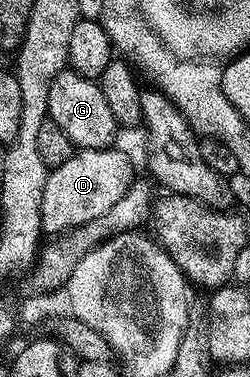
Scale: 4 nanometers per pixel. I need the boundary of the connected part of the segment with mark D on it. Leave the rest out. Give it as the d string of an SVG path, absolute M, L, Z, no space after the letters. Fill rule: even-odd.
M112 147L102 149L77 150L70 161L51 168L42 189L41 225L45 232L63 233L73 227L102 217L106 209L111 209L130 189L134 178L132 163Z

